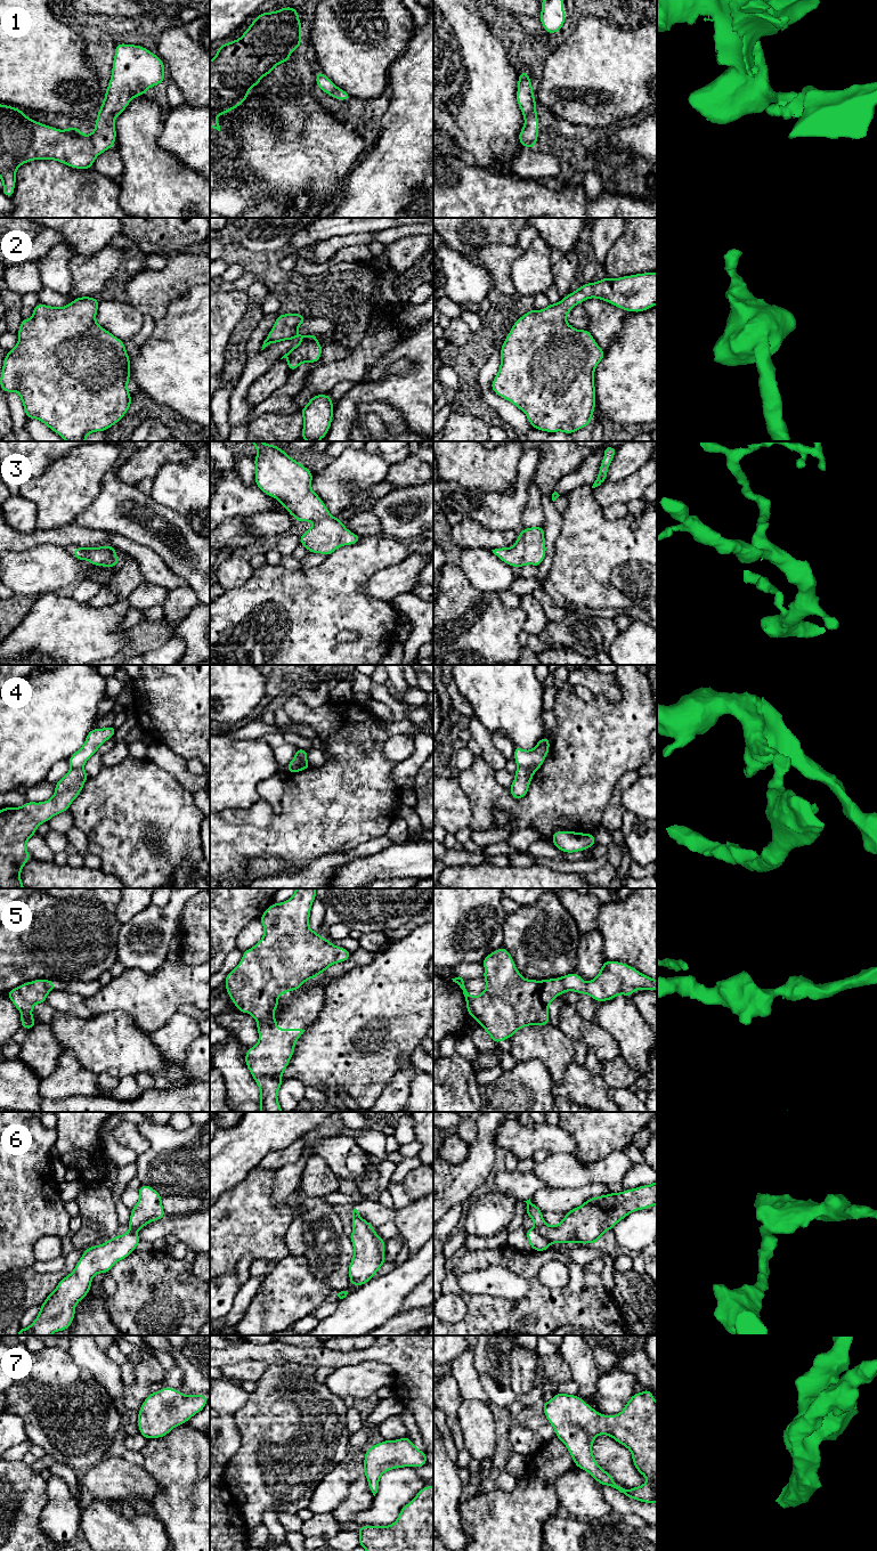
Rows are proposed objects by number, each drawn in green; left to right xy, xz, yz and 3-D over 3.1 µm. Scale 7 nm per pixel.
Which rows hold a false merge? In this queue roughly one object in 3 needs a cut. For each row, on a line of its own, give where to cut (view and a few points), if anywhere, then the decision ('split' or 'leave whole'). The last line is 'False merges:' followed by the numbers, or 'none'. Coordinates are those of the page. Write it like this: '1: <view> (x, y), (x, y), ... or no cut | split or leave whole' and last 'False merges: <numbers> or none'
1: no cut | leave whole
2: no cut | leave whole
3: no cut | leave whole
4: yz (518, 765), (525, 766), (533, 772) | split
5: no cut | leave whole
6: yz (535, 1227), (550, 1243) | split
7: no cut | leave whole
False merges: 4, 6

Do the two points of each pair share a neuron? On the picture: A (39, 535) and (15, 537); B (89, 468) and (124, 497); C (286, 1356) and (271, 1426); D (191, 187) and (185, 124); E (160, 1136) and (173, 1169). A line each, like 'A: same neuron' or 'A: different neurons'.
A: same neuron
B: different neurons
C: different neurons
D: different neurons
E: same neuron

